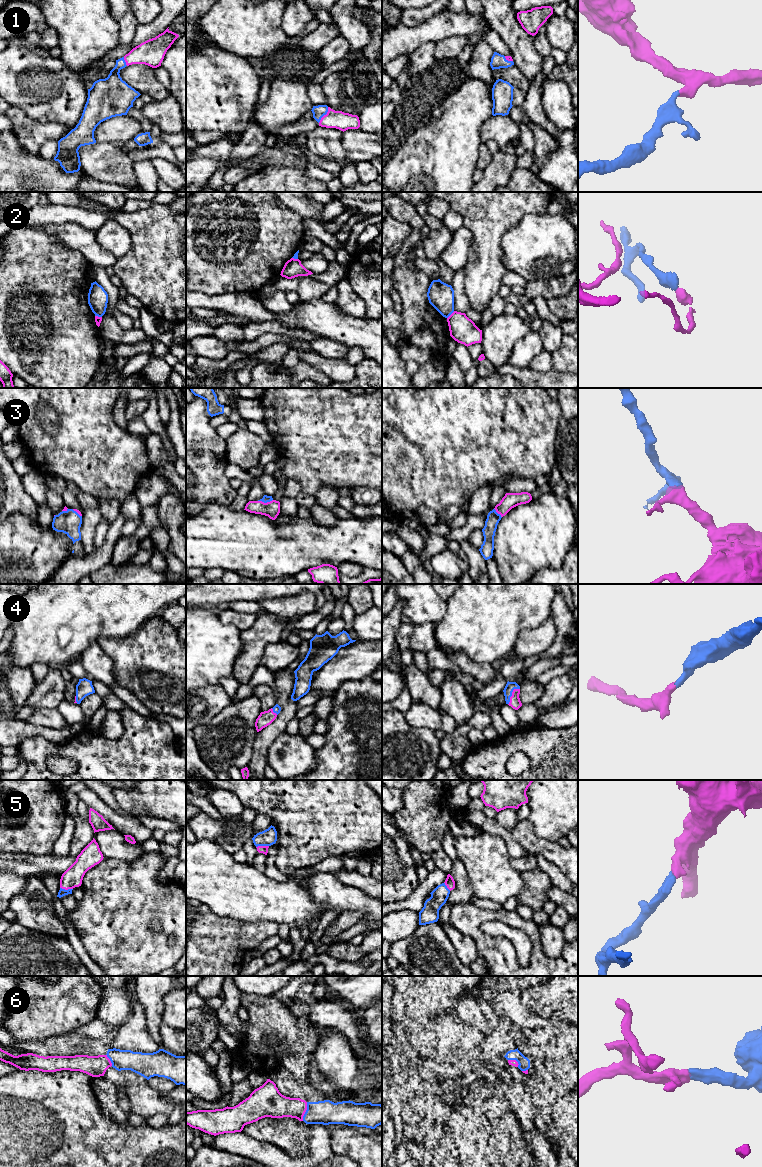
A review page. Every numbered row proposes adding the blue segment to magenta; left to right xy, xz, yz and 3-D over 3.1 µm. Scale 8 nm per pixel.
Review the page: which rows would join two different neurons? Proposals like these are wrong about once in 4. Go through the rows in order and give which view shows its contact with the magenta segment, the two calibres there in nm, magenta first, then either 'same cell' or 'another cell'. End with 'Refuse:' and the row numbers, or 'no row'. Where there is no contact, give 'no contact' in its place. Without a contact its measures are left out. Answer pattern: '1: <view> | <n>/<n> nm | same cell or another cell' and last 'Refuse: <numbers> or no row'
1: xz | 140/100 nm | same cell
2: yz | 200/200 nm | another cell
3: xz | 130/60 nm | same cell
4: yz | 90/80 nm | same cell
5: xy | 160/60 nm | same cell
6: xz | 200/200 nm | same cell
Refuse: 2

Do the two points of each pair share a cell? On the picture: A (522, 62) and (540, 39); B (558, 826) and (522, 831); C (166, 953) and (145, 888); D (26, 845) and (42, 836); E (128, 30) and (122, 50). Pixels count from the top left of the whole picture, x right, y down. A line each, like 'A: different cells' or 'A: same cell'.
A: different cells
B: different cells
C: same cell
D: same cell
E: different cells

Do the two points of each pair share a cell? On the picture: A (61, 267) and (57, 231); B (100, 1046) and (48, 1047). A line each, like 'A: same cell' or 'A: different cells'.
A: different cells
B: same cell

